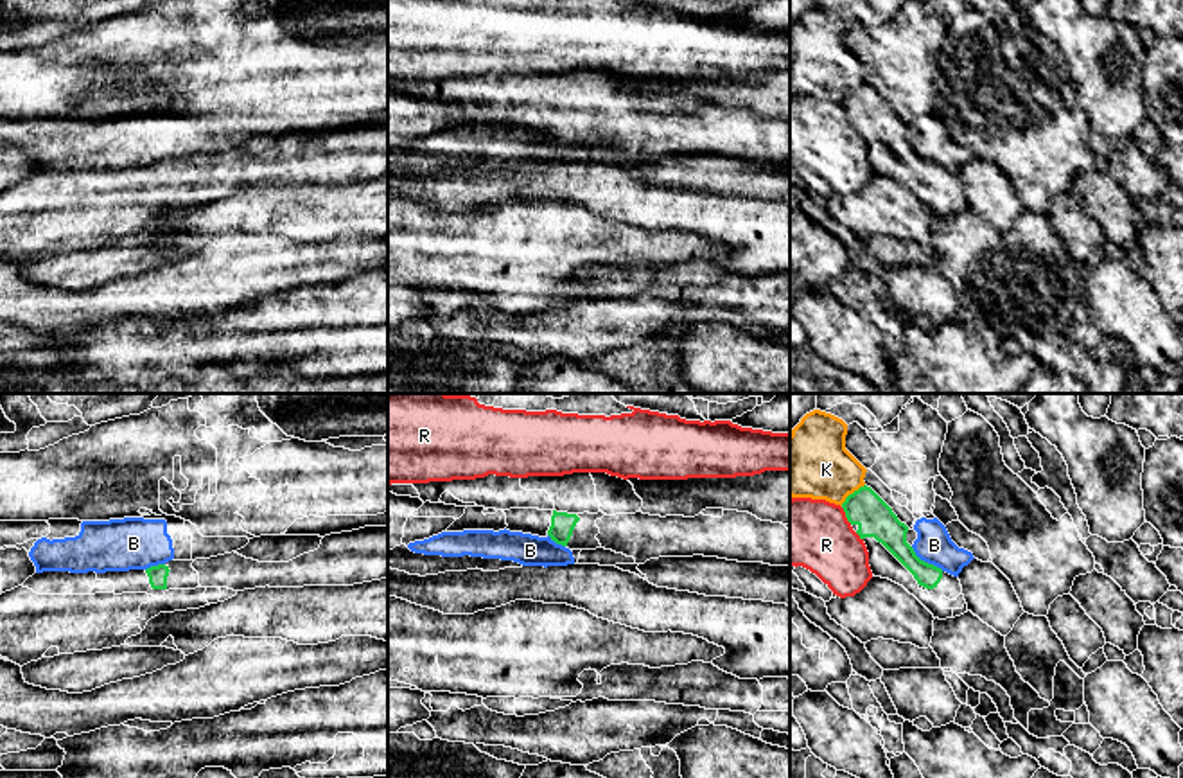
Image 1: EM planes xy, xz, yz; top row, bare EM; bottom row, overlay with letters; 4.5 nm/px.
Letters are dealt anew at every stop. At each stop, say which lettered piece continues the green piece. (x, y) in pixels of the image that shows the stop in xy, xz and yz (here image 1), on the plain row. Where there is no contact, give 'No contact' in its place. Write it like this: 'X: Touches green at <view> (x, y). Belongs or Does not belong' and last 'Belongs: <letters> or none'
B: Touches green at yz (927, 160). Does not belong
K: Touches green at yz (853, 90). Does not belong
R: Touches green at yz (846, 114). Does not belong
Belongs: none

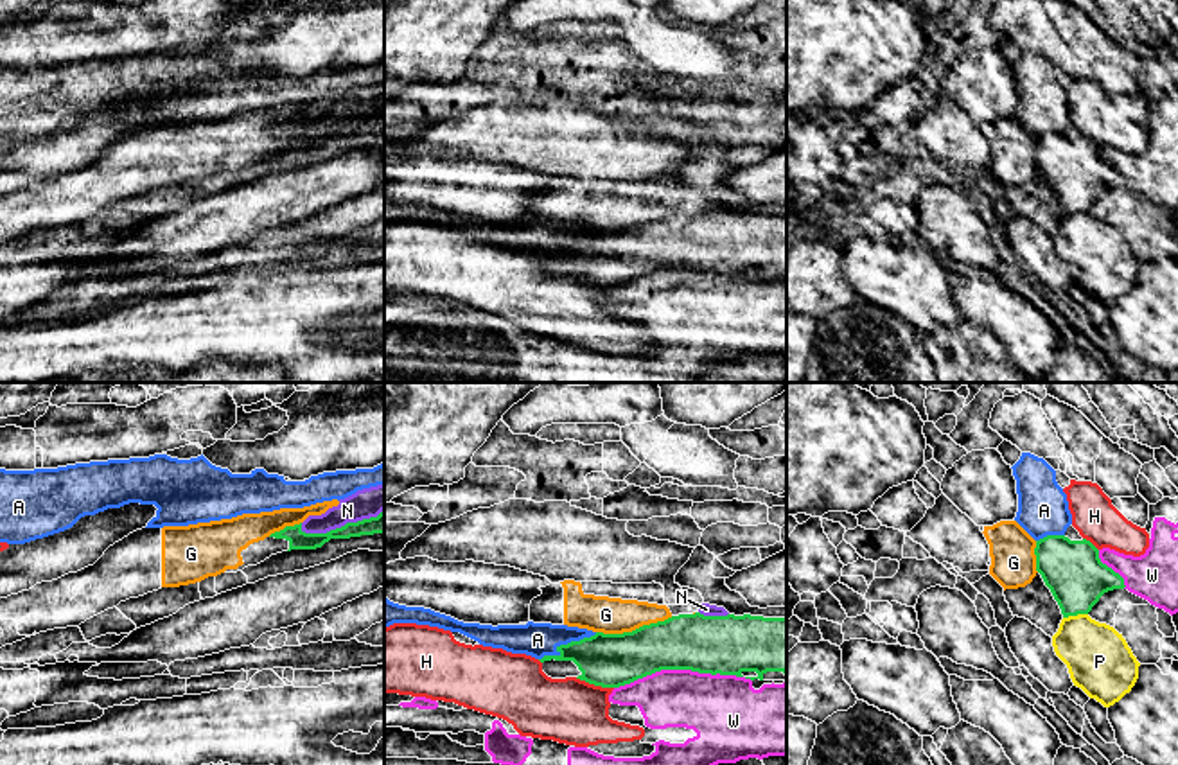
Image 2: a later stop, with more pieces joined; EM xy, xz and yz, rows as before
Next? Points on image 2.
A: Touches green at xz (568, 241). Does not belong
G: Touches green at xz (636, 227). Does not belong
H: Touches green at xz (595, 282). Does not belong
N: Touches green at xy (342, 124). Does not belong
P: Touches green at yz (1074, 212). Does not belong
W: Touches green at xz (683, 266). Does not belong
Belongs: none

